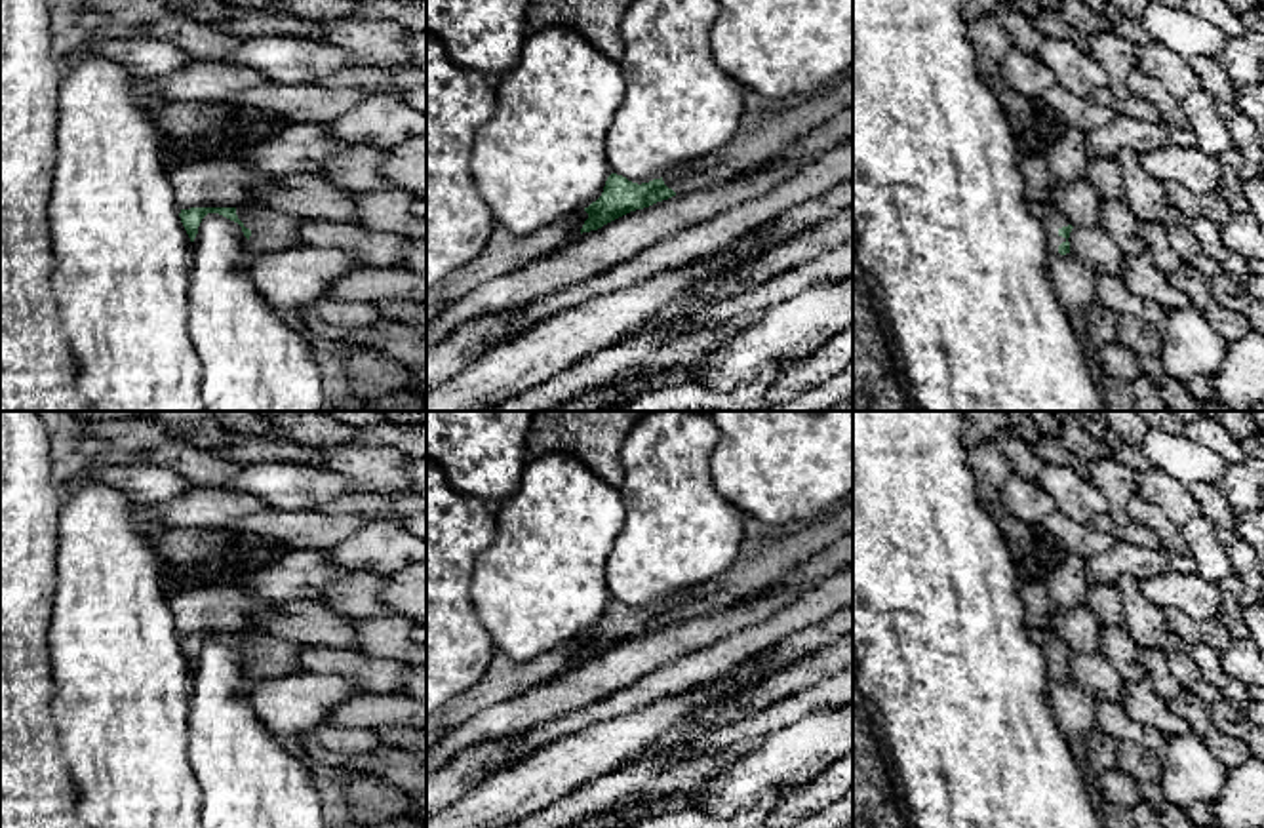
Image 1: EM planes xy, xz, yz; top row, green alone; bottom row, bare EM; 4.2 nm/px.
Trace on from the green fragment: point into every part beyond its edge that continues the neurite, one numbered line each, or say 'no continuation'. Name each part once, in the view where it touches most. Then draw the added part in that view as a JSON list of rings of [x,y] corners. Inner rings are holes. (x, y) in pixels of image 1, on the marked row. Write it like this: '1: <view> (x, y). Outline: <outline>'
1: yz (1051, 219). Outline: [[[1034,204],[1032,213],[1041,221],[1043,228],[1047,230],[1047,247],[1051,253],[1058,253],[1058,246],[1066,242],[1058,234],[1062,227],[1070,223],[1060,215],[1060,211],[1053,204]]]

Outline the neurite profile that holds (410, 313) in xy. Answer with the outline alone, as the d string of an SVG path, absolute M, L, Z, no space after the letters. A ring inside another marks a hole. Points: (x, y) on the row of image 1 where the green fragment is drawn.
M388 299L377 303L381 316L426 331L426 303Z

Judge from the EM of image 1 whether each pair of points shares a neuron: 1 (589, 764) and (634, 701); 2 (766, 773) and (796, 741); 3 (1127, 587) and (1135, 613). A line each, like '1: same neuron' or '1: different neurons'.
1: different neurons
2: same neuron
3: same neuron

